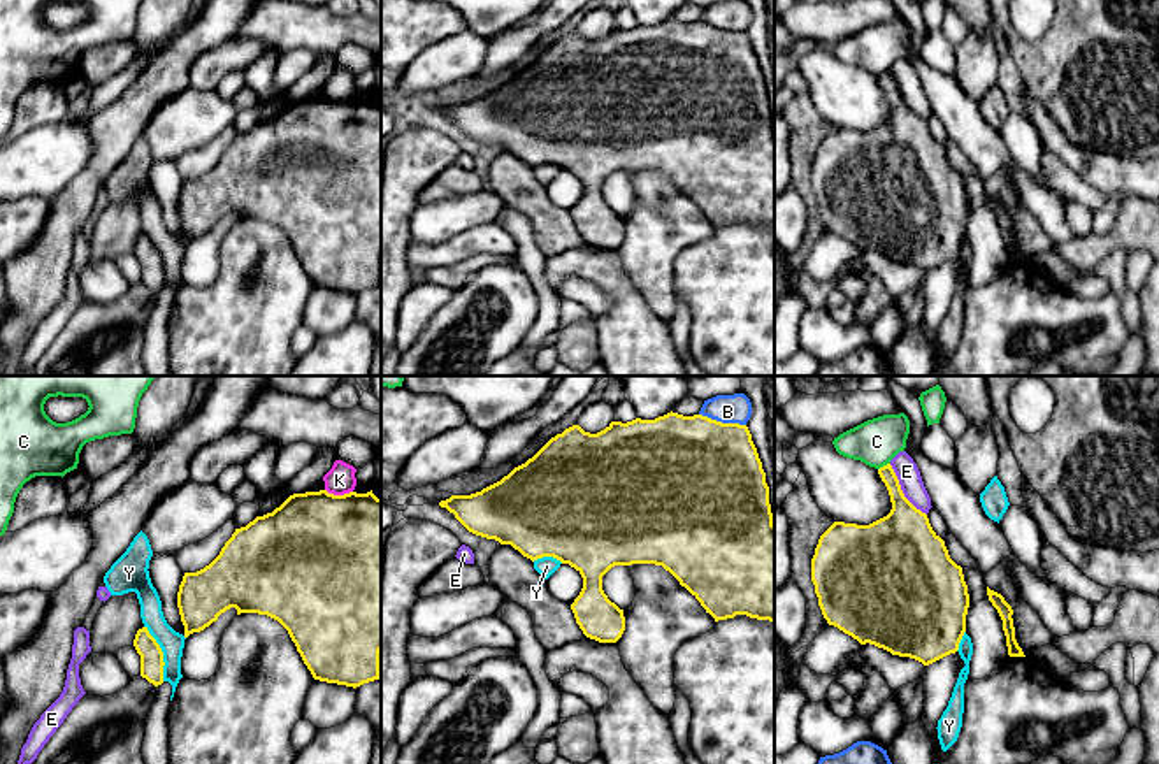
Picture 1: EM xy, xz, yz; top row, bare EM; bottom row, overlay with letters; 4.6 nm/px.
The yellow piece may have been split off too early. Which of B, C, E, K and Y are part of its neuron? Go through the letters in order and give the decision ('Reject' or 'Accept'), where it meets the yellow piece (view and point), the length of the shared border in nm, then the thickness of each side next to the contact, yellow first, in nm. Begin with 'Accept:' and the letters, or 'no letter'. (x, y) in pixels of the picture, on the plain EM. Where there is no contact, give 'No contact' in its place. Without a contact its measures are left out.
Accept: no letter
B: Reject. Touches yellow at xz (720, 28). Shared border 220 nm. Thickness 500 nm (yellow) against 130 nm
C: Reject. Touches yellow at yz (884, 72). Shared border 70 nm. Thickness 140 nm (yellow) against 220 nm
E: Reject. Touches yellow at yz (901, 97). Shared border 300 nm. Thickness 300 nm (yellow) against 110 nm
K: Reject. Touches yellow at xy (339, 102). Shared border 130 nm. Thickness 500 nm (yellow) against 140 nm
Y: Reject. Touches yellow at xy (162, 260). Shared border 280 nm. Thickness 110 nm (yellow) against 110 nm

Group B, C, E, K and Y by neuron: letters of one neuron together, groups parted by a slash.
B / C / E / K / Y

